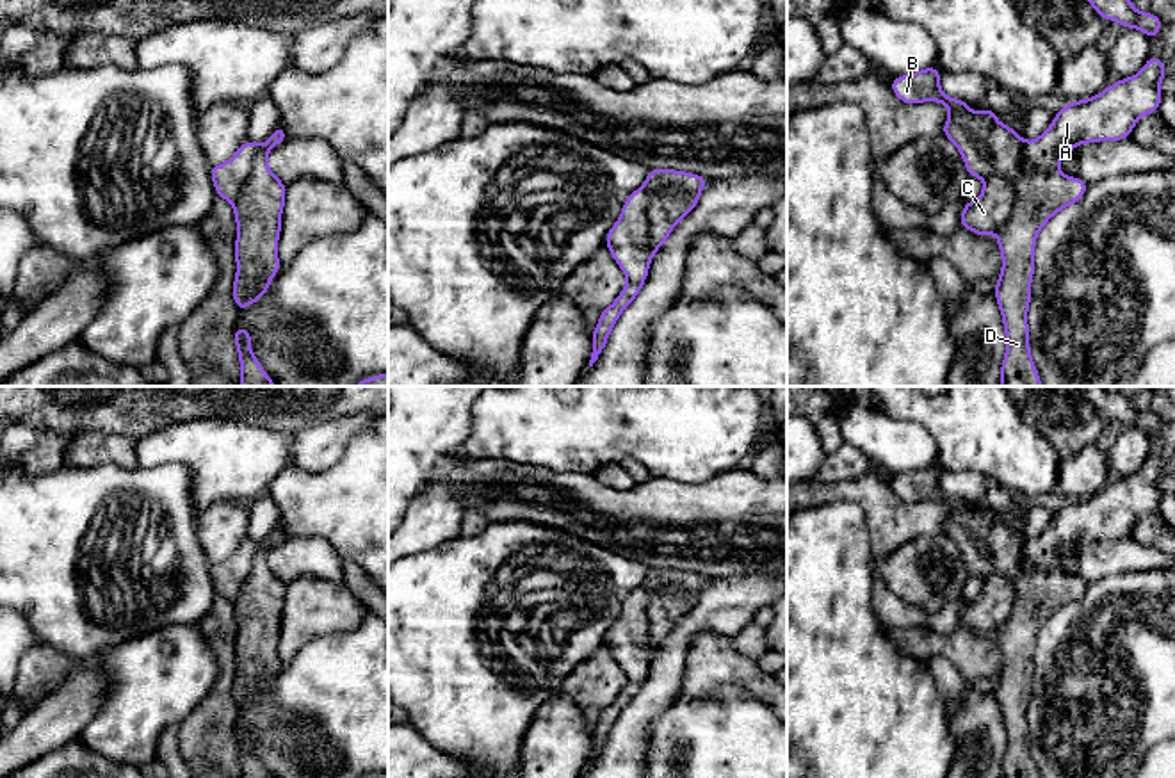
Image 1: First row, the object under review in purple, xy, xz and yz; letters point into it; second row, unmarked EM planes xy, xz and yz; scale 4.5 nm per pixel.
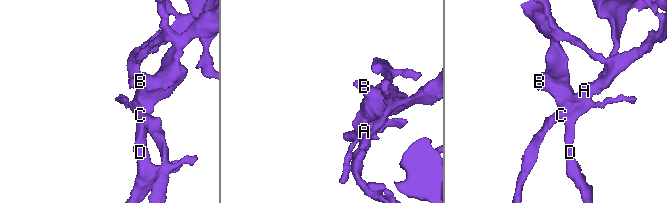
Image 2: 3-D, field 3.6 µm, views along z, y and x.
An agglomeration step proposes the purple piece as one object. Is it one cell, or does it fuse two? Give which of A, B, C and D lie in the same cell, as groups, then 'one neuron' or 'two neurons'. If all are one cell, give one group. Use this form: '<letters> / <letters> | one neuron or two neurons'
A C / B D | two neurons

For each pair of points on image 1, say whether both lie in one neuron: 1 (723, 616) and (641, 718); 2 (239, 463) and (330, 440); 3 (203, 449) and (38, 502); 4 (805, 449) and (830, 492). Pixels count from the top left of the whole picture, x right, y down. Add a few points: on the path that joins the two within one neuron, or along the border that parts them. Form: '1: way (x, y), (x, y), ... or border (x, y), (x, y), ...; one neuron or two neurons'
1: way (693, 627), (677, 643), (666, 664), (661, 688); one neuron
2: border (294, 437), (289, 465); two neurons
3: border (137, 465), (180, 463), (187, 470); two neurons
4: border (812, 478), (805, 481); two neurons

